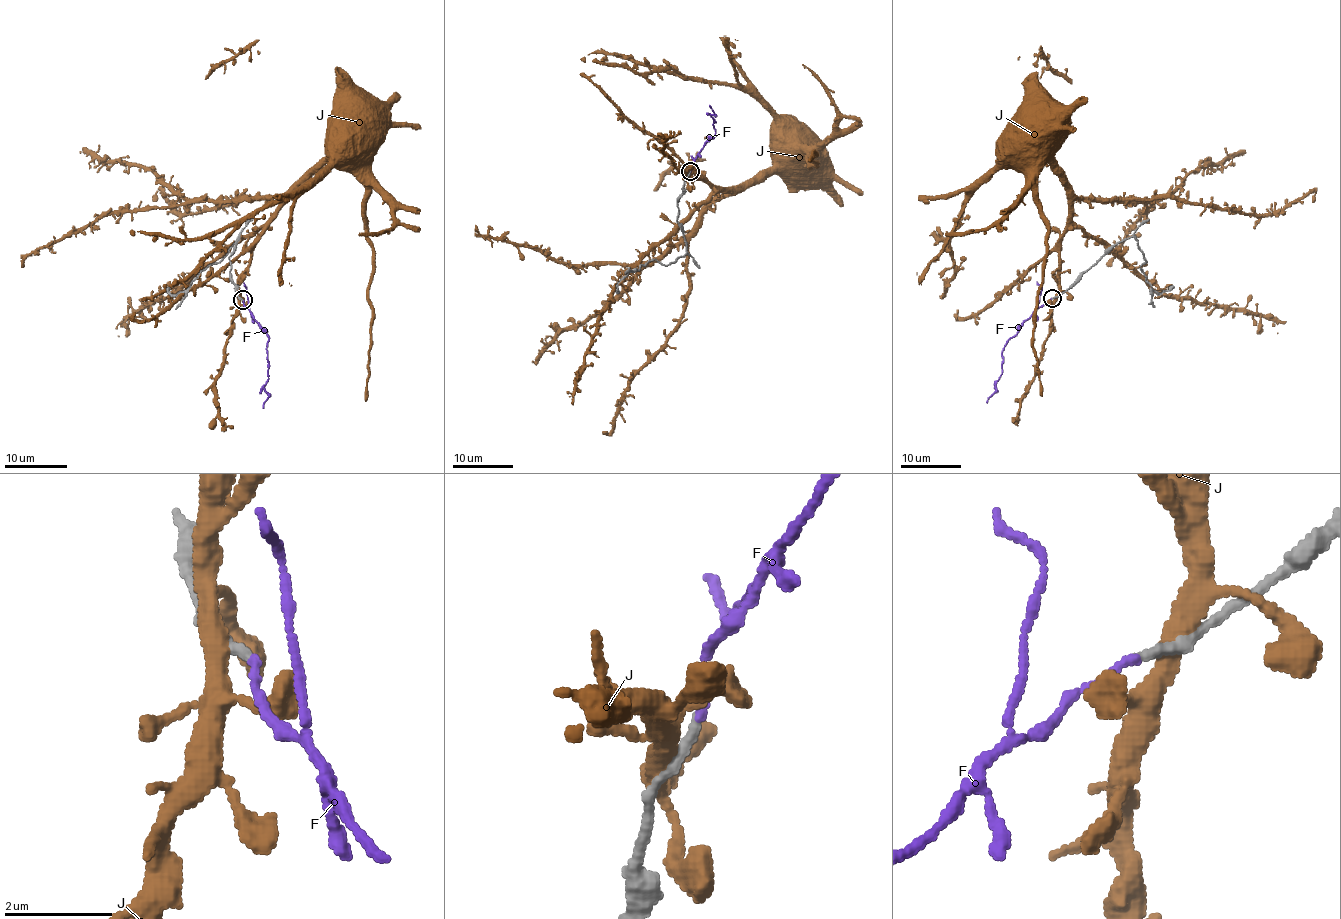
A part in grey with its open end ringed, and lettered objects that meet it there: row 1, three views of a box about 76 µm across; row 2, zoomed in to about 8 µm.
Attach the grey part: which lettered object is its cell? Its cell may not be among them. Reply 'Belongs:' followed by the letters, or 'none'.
Belongs: none

